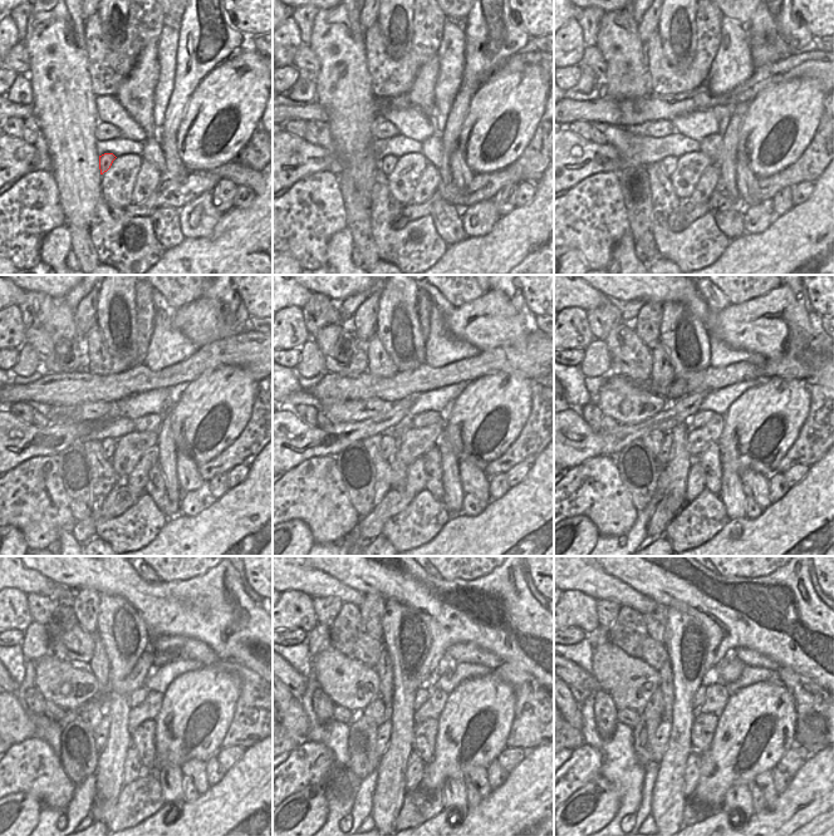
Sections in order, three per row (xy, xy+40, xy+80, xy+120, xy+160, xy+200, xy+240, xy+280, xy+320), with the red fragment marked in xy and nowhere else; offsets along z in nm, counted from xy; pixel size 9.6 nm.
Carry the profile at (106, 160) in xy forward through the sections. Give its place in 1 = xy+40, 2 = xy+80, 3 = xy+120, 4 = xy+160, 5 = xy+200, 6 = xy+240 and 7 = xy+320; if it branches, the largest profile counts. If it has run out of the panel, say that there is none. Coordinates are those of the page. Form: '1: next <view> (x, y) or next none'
1: next xy+40 (388, 162)
2: next xy+80 (668, 165)
3: next xy+120 (107, 446)
4: next xy+160 (388, 444)
5: next xy+200 (665, 453)
6: next xy+240 (101, 736)
7: next xy+320 (660, 742)

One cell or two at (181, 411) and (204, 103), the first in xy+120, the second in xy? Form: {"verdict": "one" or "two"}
{"verdict": "one"}

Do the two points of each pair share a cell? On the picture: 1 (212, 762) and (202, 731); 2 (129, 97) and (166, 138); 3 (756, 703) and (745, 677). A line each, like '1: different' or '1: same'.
1: different
2: different
3: different

